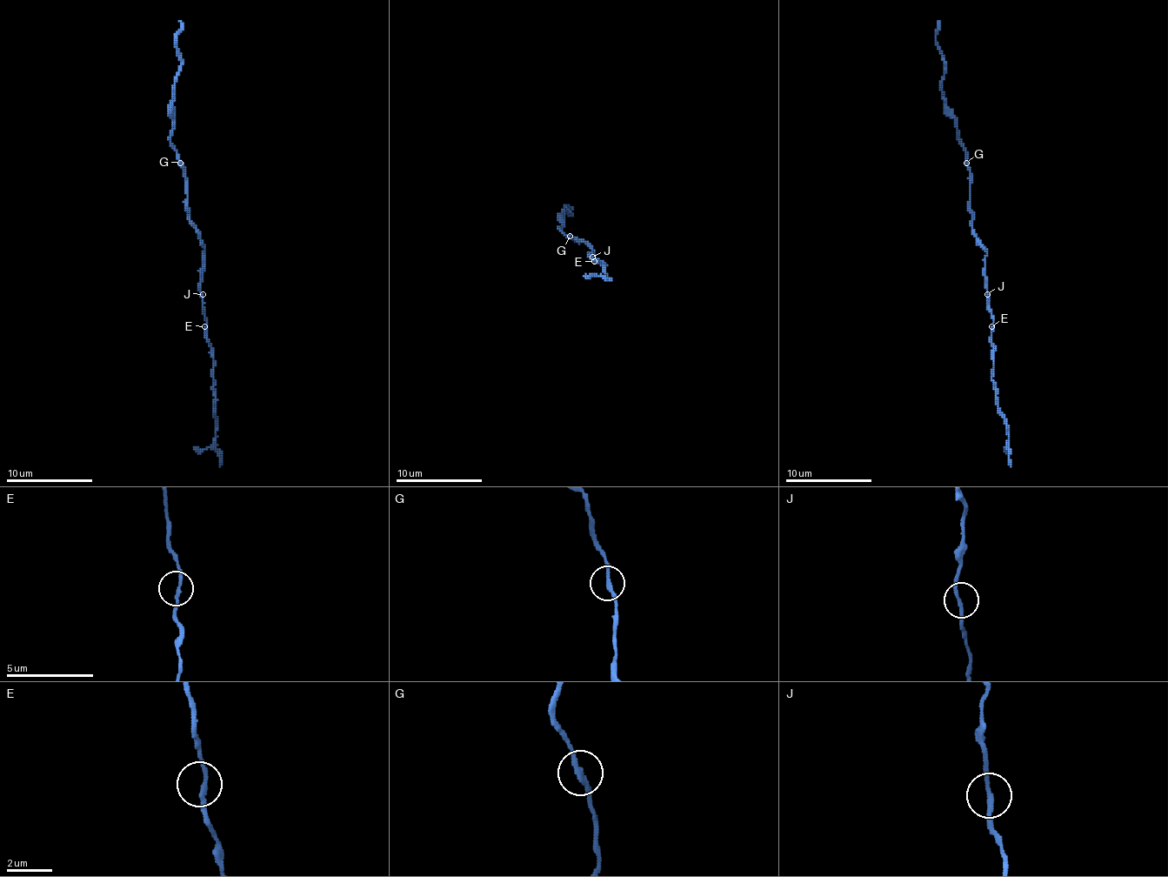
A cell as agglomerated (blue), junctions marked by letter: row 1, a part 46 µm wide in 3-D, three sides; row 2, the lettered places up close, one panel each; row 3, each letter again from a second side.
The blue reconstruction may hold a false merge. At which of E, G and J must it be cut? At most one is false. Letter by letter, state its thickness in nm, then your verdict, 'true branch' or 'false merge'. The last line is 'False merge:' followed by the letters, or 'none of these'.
E: 190 nm | true branch
G: 190 nm | true branch
J: 190 nm | true branch
False merge: none of these

